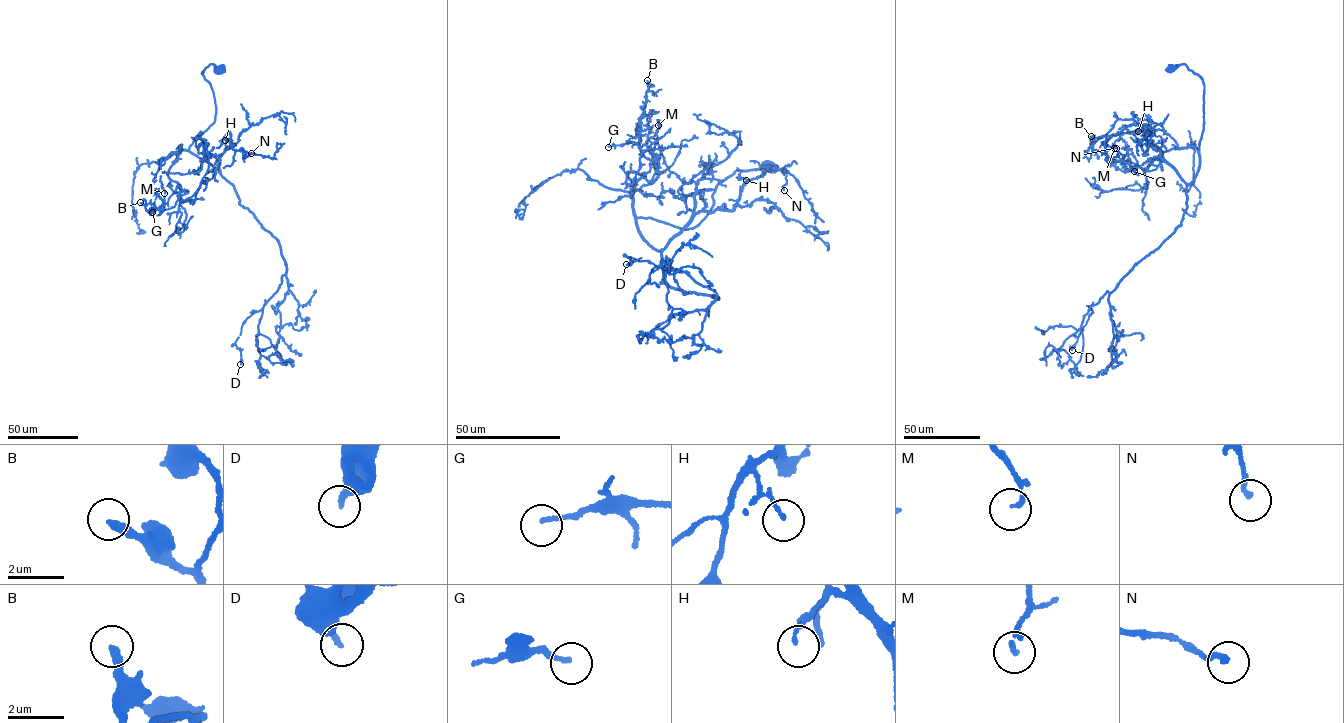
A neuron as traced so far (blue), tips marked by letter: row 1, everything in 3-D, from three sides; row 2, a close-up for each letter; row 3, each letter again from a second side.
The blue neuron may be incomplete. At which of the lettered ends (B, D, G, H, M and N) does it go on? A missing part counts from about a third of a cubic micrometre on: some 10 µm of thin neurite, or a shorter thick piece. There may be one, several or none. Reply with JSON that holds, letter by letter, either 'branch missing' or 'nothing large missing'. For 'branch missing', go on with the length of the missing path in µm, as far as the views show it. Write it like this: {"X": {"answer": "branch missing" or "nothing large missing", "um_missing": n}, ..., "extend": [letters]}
{"B": {"answer": "nothing large missing"}, "D": {"answer": "nothing large missing"}, "G": {"answer": "nothing large missing"}, "H": {"answer": "nothing large missing"}, "M": {"answer": "nothing large missing"}, "N": {"answer": "nothing large missing"}, "extend": []}

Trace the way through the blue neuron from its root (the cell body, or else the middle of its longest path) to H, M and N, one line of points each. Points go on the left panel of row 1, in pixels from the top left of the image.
H: (219, 70), (210, 64), (202, 73), (216, 115), (189, 150), (219, 170), (220, 155), (233, 146), (225, 140)
M: (219, 70), (202, 73), (216, 115), (189, 150), (220, 169), (207, 154), (195, 172), (162, 172), (164, 193)
N: (219, 70), (210, 64), (202, 73), (216, 115), (189, 150), (219, 170), (229, 133), (232, 149), (251, 153)

